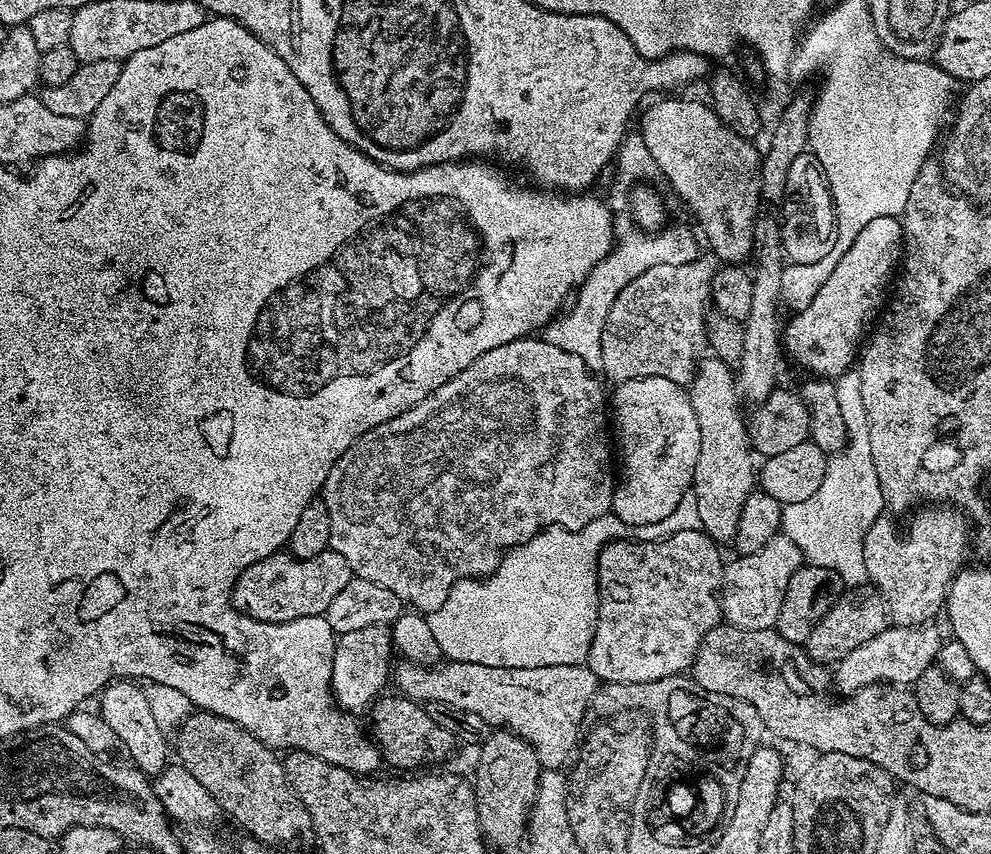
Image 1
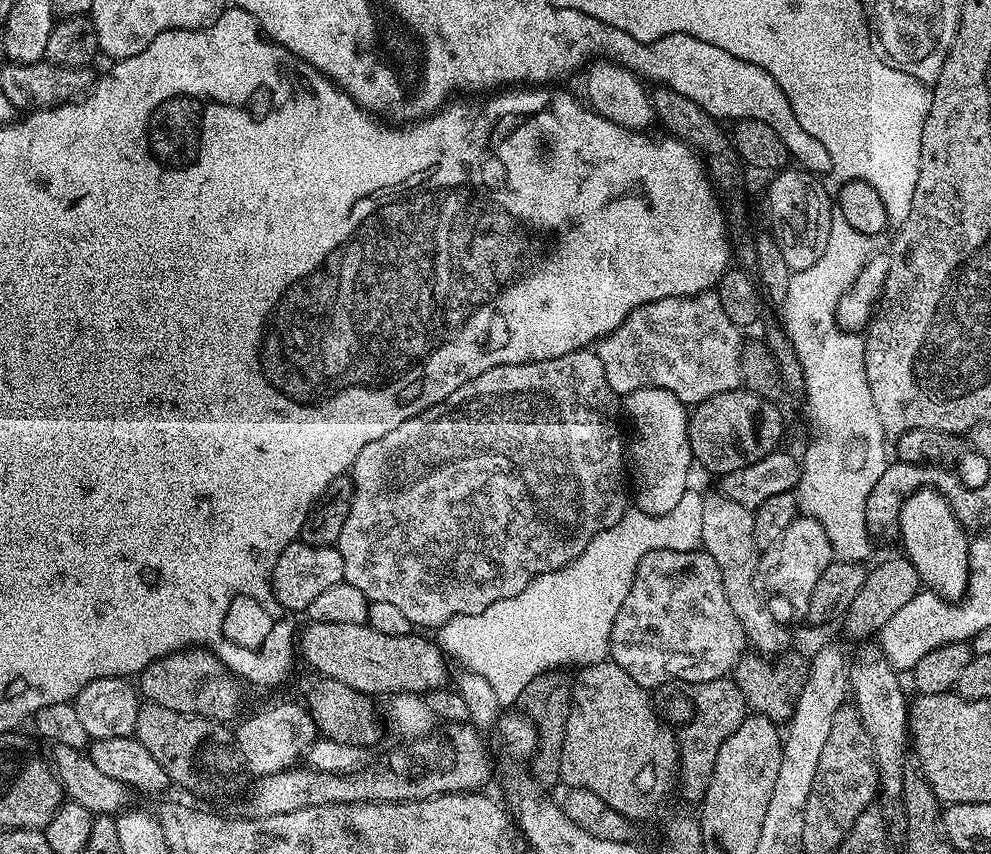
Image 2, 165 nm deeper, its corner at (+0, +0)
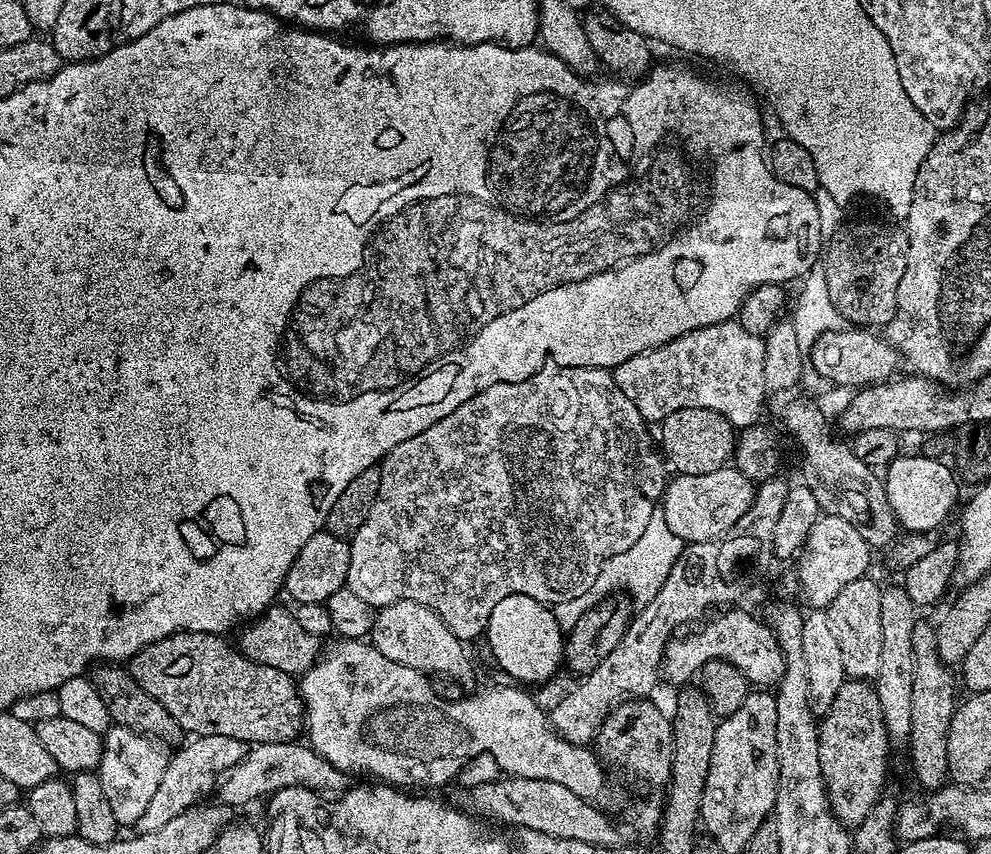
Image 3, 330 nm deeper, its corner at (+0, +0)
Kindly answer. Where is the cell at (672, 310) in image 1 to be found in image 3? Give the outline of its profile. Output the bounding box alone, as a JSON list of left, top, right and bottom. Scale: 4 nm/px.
[612,320,768,429]

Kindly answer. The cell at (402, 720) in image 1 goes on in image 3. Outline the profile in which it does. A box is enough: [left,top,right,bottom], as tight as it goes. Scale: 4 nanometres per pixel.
[127,631,305,746]

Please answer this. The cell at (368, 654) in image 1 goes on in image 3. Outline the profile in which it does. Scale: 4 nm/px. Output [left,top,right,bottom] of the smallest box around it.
[138,734,246,832]

